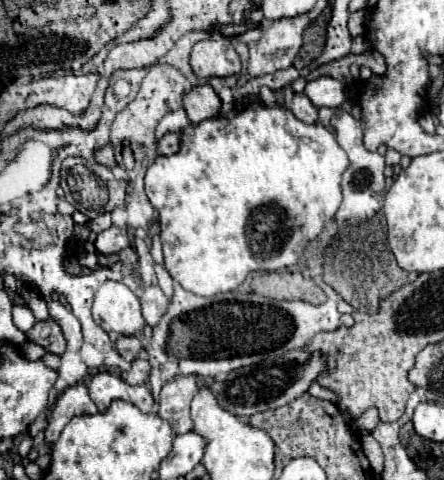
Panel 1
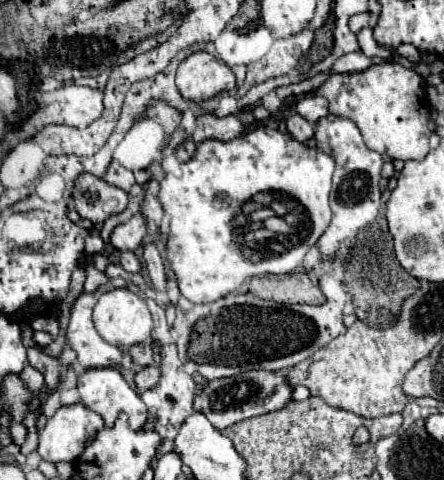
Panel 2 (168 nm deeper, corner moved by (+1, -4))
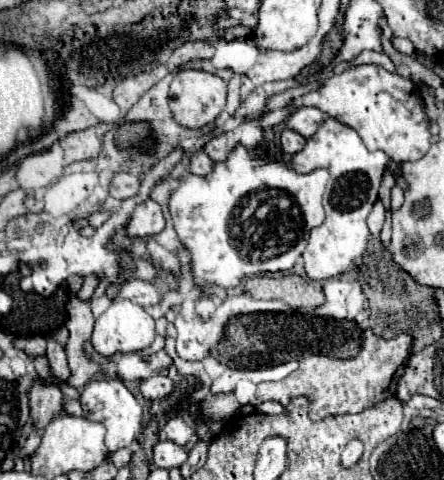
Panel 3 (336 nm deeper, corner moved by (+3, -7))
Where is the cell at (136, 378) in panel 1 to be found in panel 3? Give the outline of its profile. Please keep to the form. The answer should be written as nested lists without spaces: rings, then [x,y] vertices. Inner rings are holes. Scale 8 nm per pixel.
[[[155,375],[149,379],[143,379],[139,385],[139,391],[145,399],[157,399],[157,397],[165,397],[173,391],[173,381],[165,375]]]

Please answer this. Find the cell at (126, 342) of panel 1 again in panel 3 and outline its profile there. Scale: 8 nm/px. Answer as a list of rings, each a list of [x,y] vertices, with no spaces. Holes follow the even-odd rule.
[[[159,351],[159,353],[153,353],[153,355],[147,359],[147,363],[149,363],[149,367],[151,367],[153,371],[159,371],[159,369],[163,369],[163,367],[169,367],[173,361],[171,361],[171,357],[169,357],[165,351]]]

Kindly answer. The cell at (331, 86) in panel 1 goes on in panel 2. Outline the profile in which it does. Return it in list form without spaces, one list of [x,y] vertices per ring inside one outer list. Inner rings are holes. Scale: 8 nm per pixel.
[[[307,96],[307,98],[303,98],[301,102],[295,104],[295,112],[299,116],[303,116],[305,120],[309,120],[311,124],[315,124],[319,118],[329,114],[327,104],[329,102],[323,96]]]

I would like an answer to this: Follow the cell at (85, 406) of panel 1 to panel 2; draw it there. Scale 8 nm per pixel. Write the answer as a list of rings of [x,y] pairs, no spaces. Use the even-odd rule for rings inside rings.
[[[75,404],[75,406],[61,406],[45,424],[45,428],[39,432],[39,456],[43,460],[49,462],[75,462],[85,446],[89,442],[93,442],[93,438],[97,436],[99,430],[103,430],[105,424],[101,420],[101,416],[89,408],[85,408],[83,404]]]

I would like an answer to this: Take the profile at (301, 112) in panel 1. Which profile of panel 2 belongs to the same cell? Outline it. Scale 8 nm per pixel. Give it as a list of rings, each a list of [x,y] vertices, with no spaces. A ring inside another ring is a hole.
[[[291,114],[287,118],[287,130],[299,142],[307,142],[309,138],[313,138],[313,132],[315,132],[313,130],[313,124],[309,124],[305,118],[301,118],[297,114]]]

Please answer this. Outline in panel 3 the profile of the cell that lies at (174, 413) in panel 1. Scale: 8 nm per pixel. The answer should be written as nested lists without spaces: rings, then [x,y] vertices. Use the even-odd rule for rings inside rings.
[[[175,415],[171,417],[165,427],[159,431],[159,439],[165,441],[165,439],[171,439],[179,445],[185,445],[187,441],[191,441],[191,437],[195,435],[195,431],[185,423],[185,419],[181,415]]]

